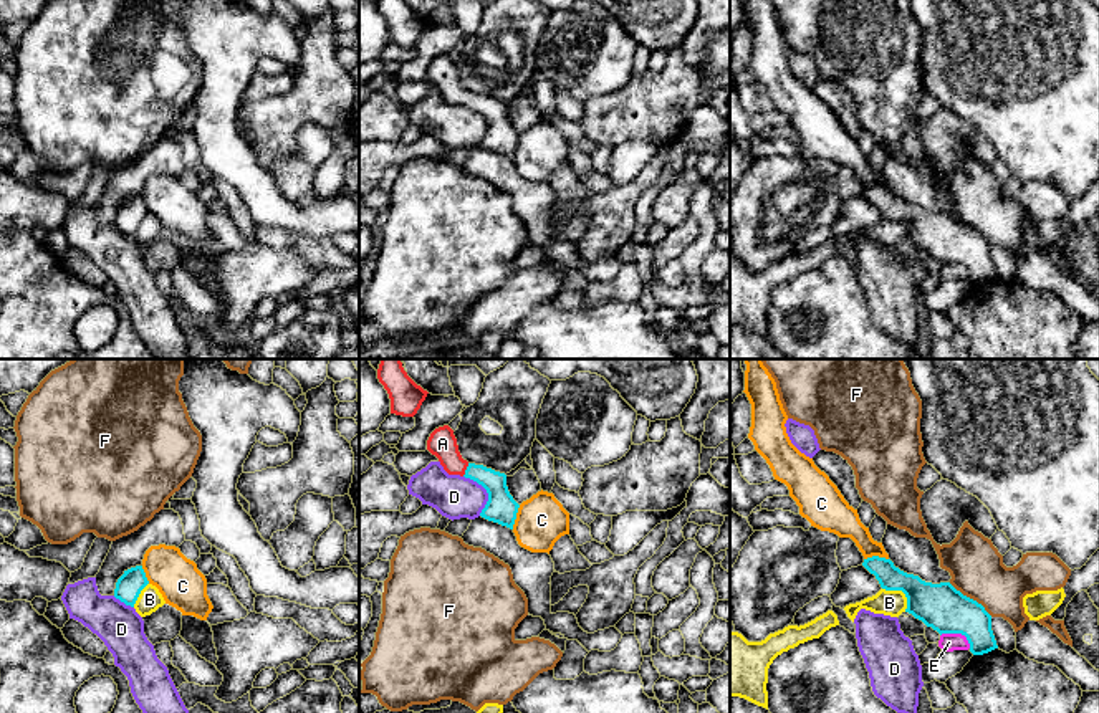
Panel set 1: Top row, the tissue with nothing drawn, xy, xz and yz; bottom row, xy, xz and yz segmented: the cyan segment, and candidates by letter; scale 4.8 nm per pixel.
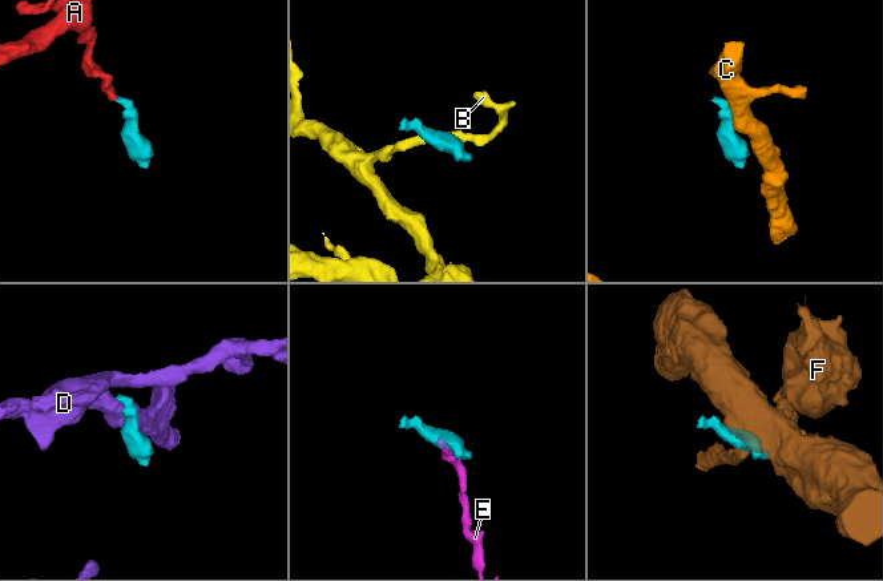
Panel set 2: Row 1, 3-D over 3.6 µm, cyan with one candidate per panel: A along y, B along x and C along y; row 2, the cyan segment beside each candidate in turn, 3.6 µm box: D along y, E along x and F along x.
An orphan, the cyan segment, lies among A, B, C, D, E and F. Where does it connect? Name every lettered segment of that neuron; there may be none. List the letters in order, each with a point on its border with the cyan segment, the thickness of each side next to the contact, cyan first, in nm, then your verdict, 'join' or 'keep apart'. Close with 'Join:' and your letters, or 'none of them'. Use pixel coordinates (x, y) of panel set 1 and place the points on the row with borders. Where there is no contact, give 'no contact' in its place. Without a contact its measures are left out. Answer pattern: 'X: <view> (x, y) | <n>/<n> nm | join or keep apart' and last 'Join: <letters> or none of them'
A: xz (465, 470) | 150/140 nm | join
B: yz (902, 591) | 220/130 nm | keep apart
C: xz (515, 516) | 150/240 nm | keep apart
D: xz (487, 492) | 150/220 nm | keep apart
E: yz (959, 632) | 220/90 nm | keep apart
F: yz (969, 598) | 220/260 nm | keep apart
Join: A

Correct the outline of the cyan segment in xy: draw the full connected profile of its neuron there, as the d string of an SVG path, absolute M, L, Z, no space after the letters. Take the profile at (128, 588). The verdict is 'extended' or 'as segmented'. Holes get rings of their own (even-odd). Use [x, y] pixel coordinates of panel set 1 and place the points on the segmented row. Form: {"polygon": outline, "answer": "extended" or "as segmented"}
{"polygon": "M142 566L131 567L118 579L114 597L134 607L141 591L149 584Z", "answer": "as segmented"}

